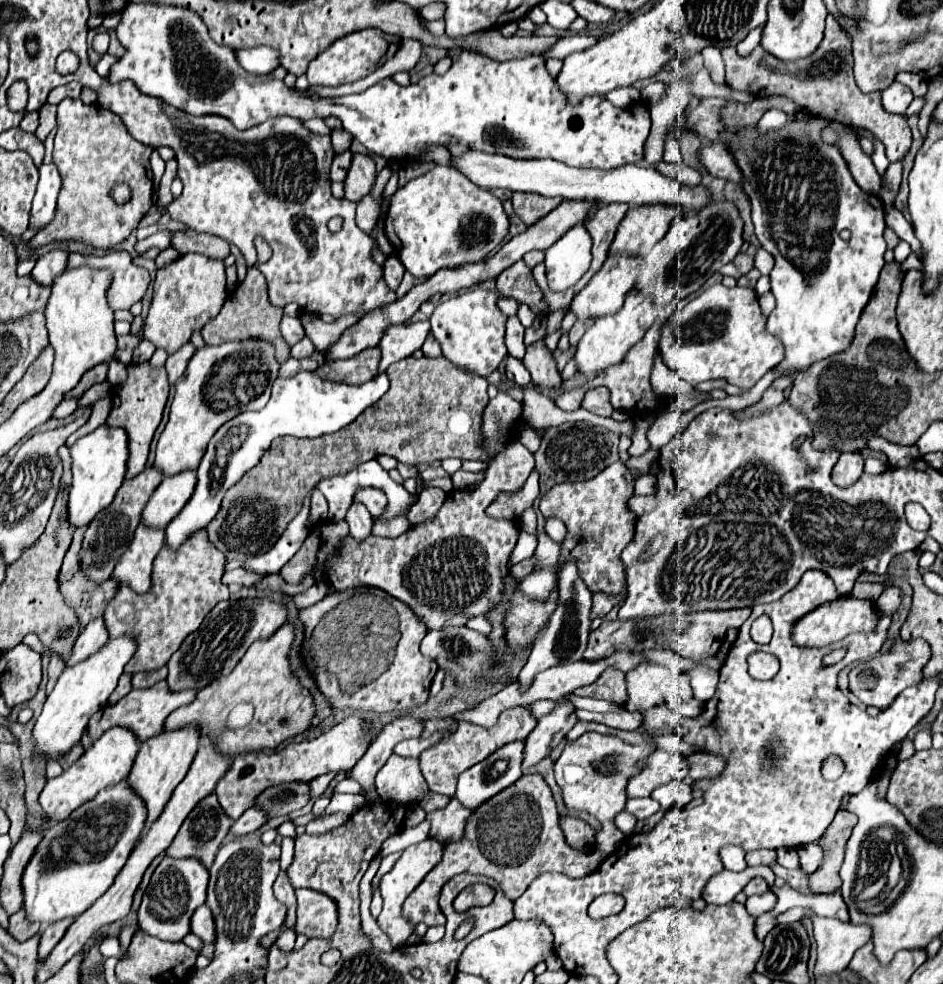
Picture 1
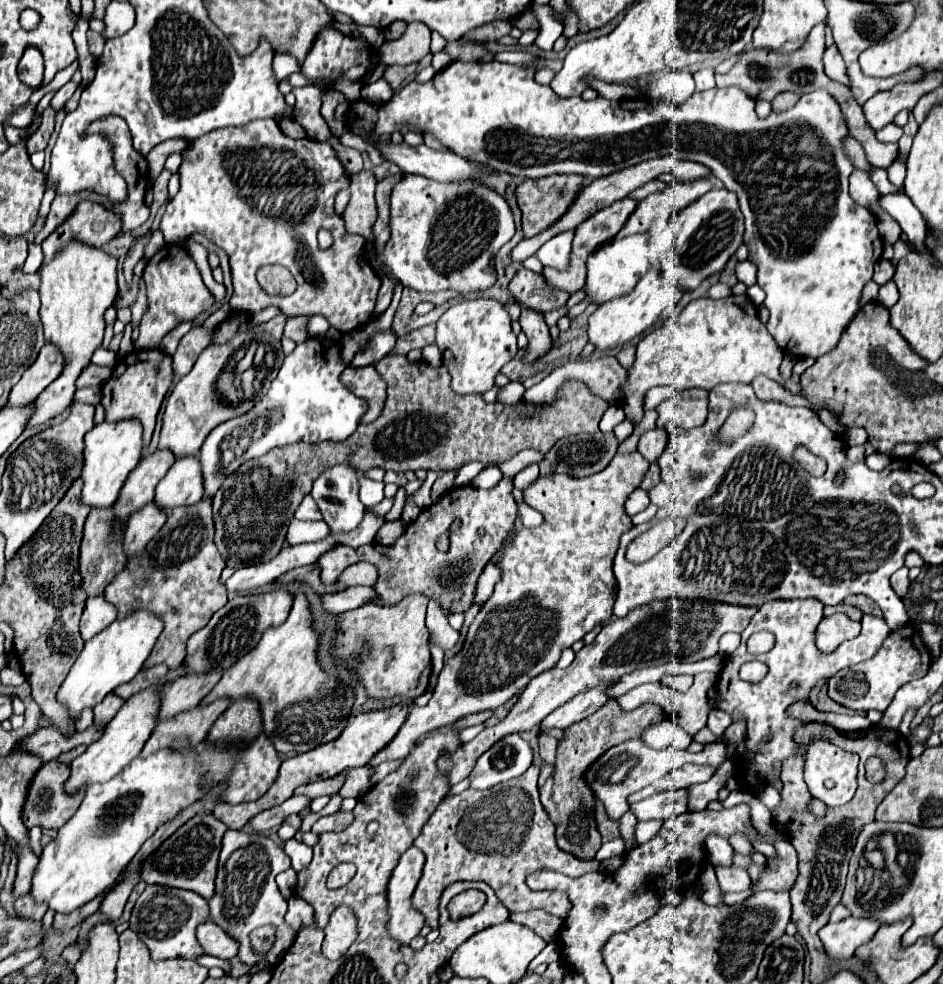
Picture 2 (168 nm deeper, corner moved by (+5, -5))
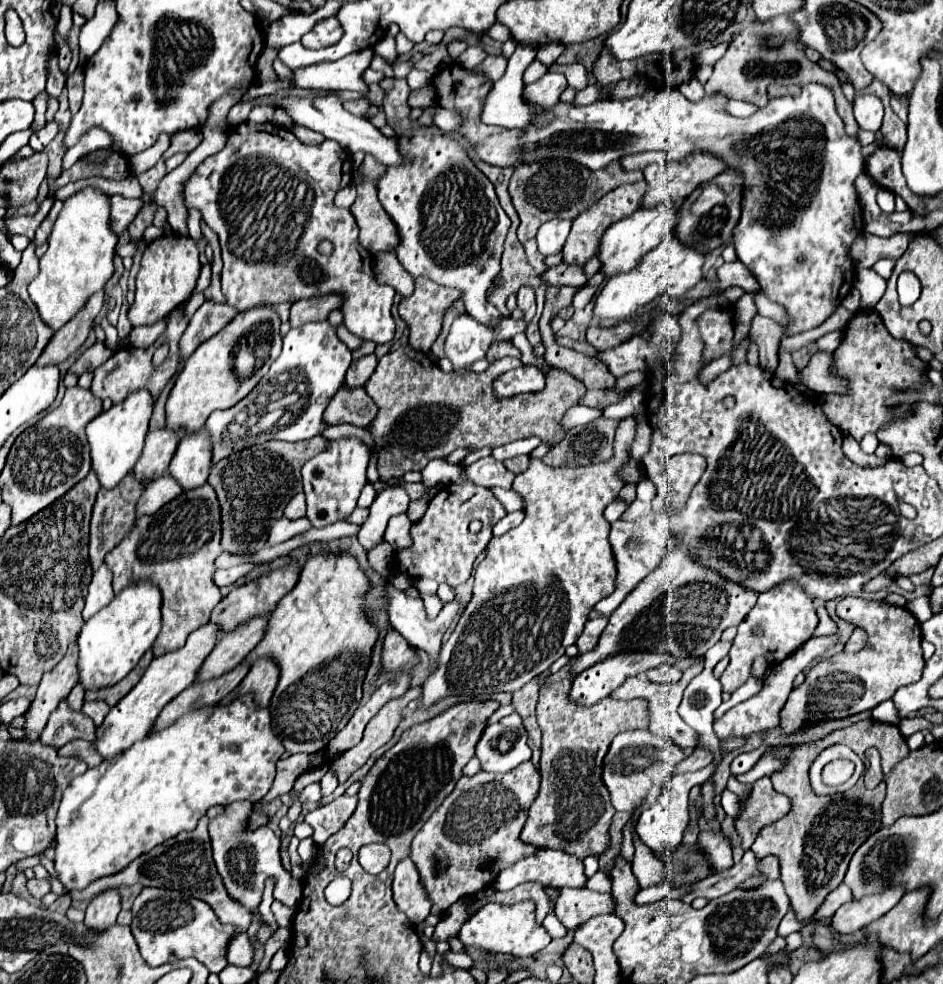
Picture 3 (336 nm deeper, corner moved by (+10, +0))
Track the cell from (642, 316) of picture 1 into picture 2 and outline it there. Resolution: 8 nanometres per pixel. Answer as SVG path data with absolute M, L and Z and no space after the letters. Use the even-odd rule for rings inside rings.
M661 265L653 267L645 277L639 279L639 283L633 287L631 293L617 297L615 301L607 301L599 305L599 309L589 317L589 341L599 349L611 349L617 345L627 345L633 337L639 337L643 331L653 327L667 307L667 301L681 299L681 293L685 293L679 285L665 285L663 281L663 269Z

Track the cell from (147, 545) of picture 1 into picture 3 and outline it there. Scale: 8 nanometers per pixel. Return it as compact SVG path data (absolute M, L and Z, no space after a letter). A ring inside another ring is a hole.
M166 474L156 478L156 480L152 480L144 488L144 492L142 492L142 496L140 496L138 504L136 504L136 518L156 514L164 504L174 500L180 492L182 492L182 488L178 486L178 482L172 480Z

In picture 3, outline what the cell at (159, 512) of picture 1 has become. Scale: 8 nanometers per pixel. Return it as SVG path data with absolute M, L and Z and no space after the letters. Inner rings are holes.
M204 430L188 434L178 444L174 458L168 466L168 476L172 476L182 490L198 488L206 482L210 472L210 440Z

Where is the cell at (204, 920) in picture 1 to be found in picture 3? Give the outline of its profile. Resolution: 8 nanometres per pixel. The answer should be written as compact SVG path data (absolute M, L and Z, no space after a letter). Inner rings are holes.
M240 930L236 936L230 938L230 942L226 944L226 958L230 964L234 966L250 966L254 956L254 950L250 946L248 934L244 930Z

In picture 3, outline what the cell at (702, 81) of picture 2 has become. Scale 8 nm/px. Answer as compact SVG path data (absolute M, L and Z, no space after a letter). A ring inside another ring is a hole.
M695 76L690 81L683 83L678 89L684 96L688 96L688 100L692 100L692 102L700 101L705 94L704 86Z

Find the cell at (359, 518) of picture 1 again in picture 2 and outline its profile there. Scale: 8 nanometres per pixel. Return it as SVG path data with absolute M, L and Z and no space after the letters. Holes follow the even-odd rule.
M347 461L341 465L335 465L331 469L325 469L325 473L315 479L311 497L315 499L319 511L323 513L323 521L329 525L329 529L333 533L349 533L363 519L365 505L359 501L359 473Z

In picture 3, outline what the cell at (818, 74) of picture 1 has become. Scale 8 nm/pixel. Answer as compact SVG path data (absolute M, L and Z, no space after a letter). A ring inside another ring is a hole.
M776 16L774 20L768 20L768 24L762 24L756 20L754 24L744 28L734 38L734 42L728 46L726 54L714 64L714 72L708 78L708 82L704 84L706 92L708 94L710 92L726 92L726 96L730 96L730 98L754 102L756 106L762 108L768 102L766 88L772 82L776 82L776 84L798 84L798 86L806 86L810 82L816 82L816 84L828 86L834 92L836 108L844 120L846 132L848 132L848 136L856 138L860 128L858 128L858 122L852 114L852 102L844 96L838 78L834 74L822 70L816 62L808 60L806 52L804 52L804 44L794 34L796 34L796 26L794 26L792 18L788 18L788 16ZM776 34L782 34L786 40L780 46L772 48L772 46L768 46L768 36L776 36Z

